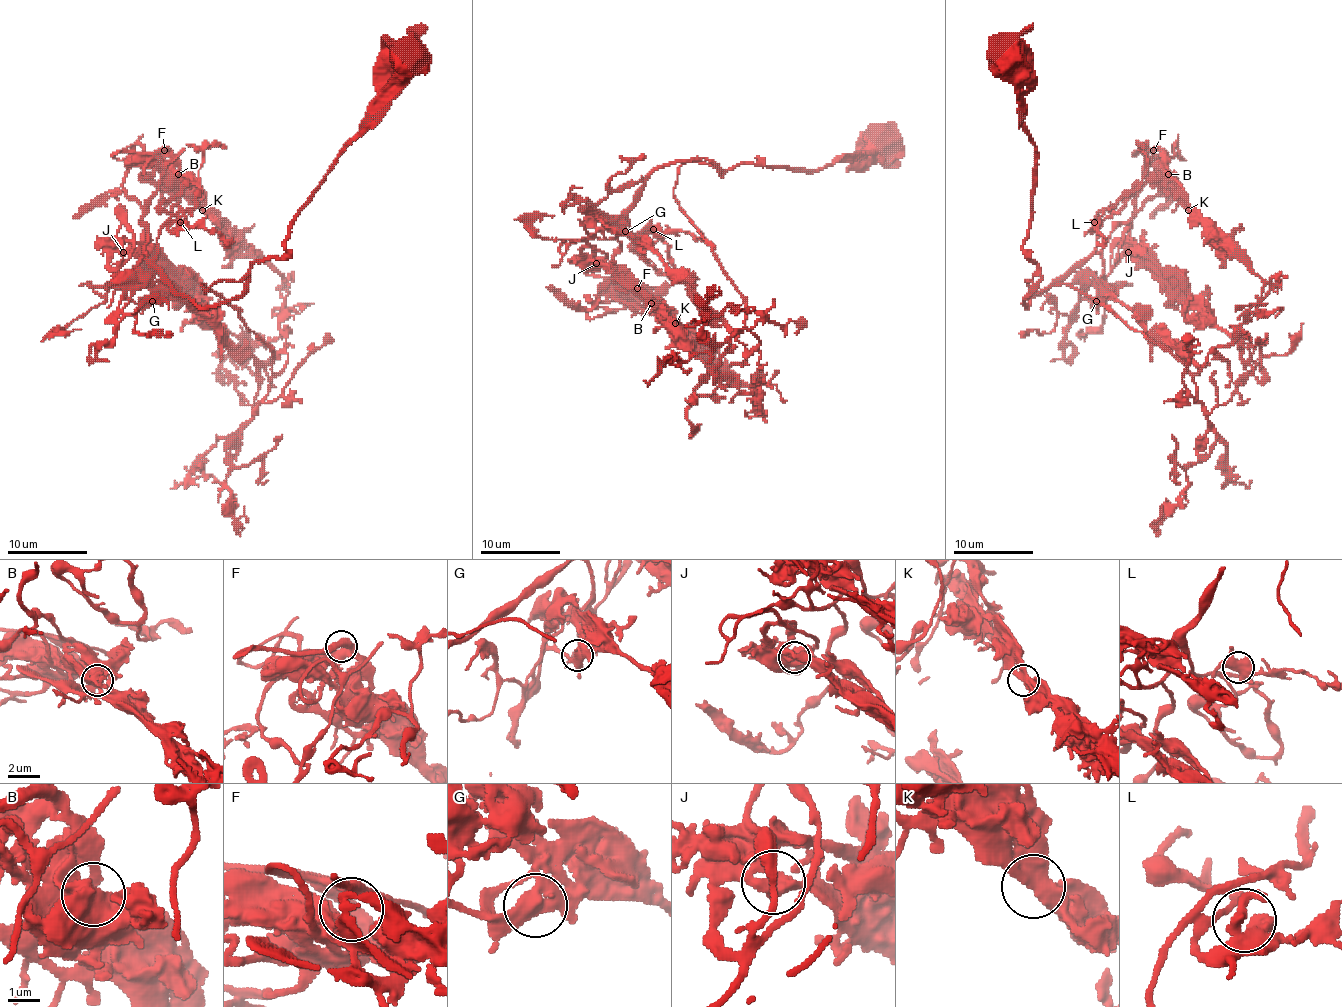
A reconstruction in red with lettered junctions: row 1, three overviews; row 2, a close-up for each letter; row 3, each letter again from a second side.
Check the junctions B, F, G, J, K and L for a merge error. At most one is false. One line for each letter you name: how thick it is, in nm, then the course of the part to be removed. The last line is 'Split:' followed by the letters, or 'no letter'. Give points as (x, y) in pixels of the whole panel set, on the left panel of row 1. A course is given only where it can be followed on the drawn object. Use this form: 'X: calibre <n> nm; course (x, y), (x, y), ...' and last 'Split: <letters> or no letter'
Split: no letter

